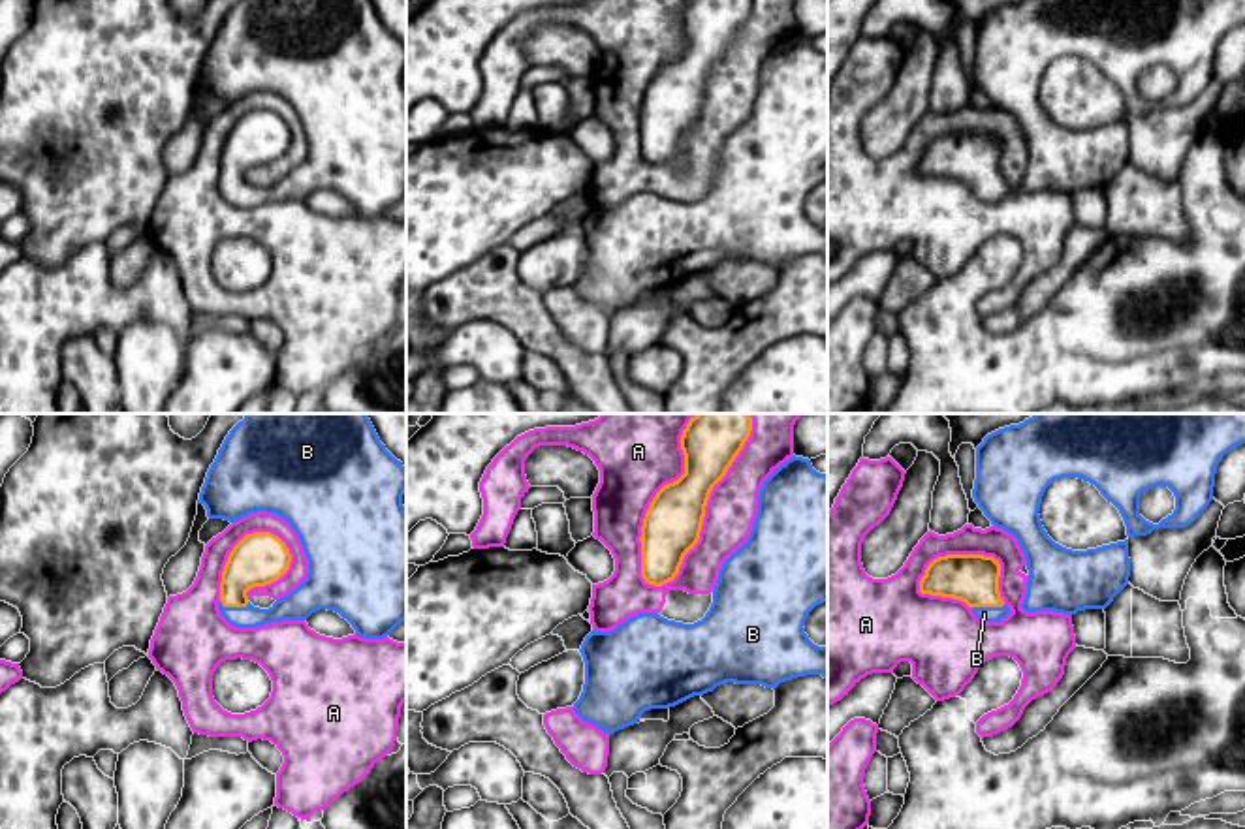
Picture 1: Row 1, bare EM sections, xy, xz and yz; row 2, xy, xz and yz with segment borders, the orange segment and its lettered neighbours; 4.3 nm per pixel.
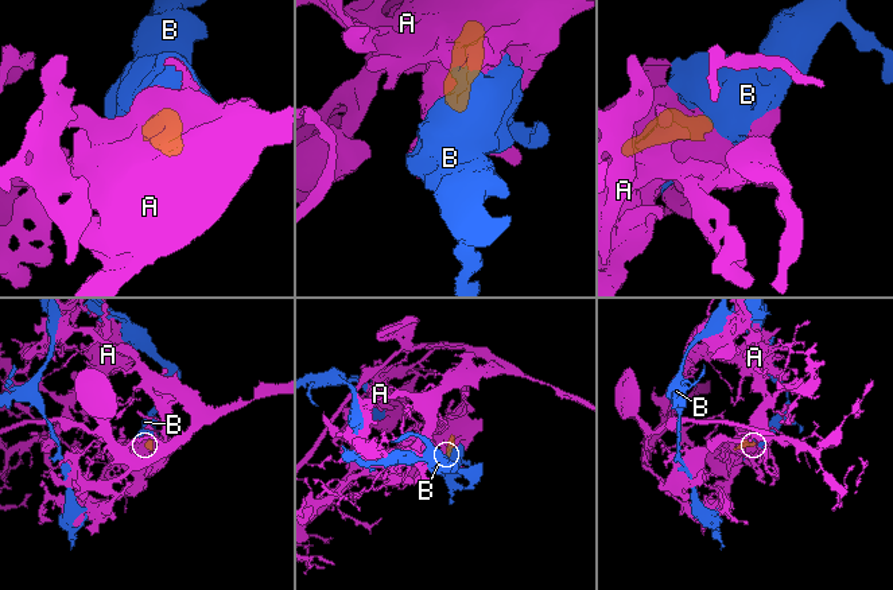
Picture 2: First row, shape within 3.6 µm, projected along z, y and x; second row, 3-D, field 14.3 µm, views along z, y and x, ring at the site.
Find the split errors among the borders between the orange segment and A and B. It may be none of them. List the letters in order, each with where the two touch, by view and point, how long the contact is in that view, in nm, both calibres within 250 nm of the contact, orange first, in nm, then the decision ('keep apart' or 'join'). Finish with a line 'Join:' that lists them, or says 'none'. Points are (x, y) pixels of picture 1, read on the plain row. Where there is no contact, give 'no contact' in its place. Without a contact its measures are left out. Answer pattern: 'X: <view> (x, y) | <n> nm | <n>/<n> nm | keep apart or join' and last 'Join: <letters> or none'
A: xz (704, 93) | 850 nm | 240/220 nm | keep apart
B: xy (234, 185) | 130 nm | 220/110 nm | join
Join: B

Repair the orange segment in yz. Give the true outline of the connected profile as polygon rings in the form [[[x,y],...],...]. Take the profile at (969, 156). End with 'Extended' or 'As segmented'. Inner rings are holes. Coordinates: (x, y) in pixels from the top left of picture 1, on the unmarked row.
[[[984,133],[935,137],[920,160],[920,171],[965,180],[982,201],[1001,201],[1012,190],[999,171],[1001,143]]]. Extended

